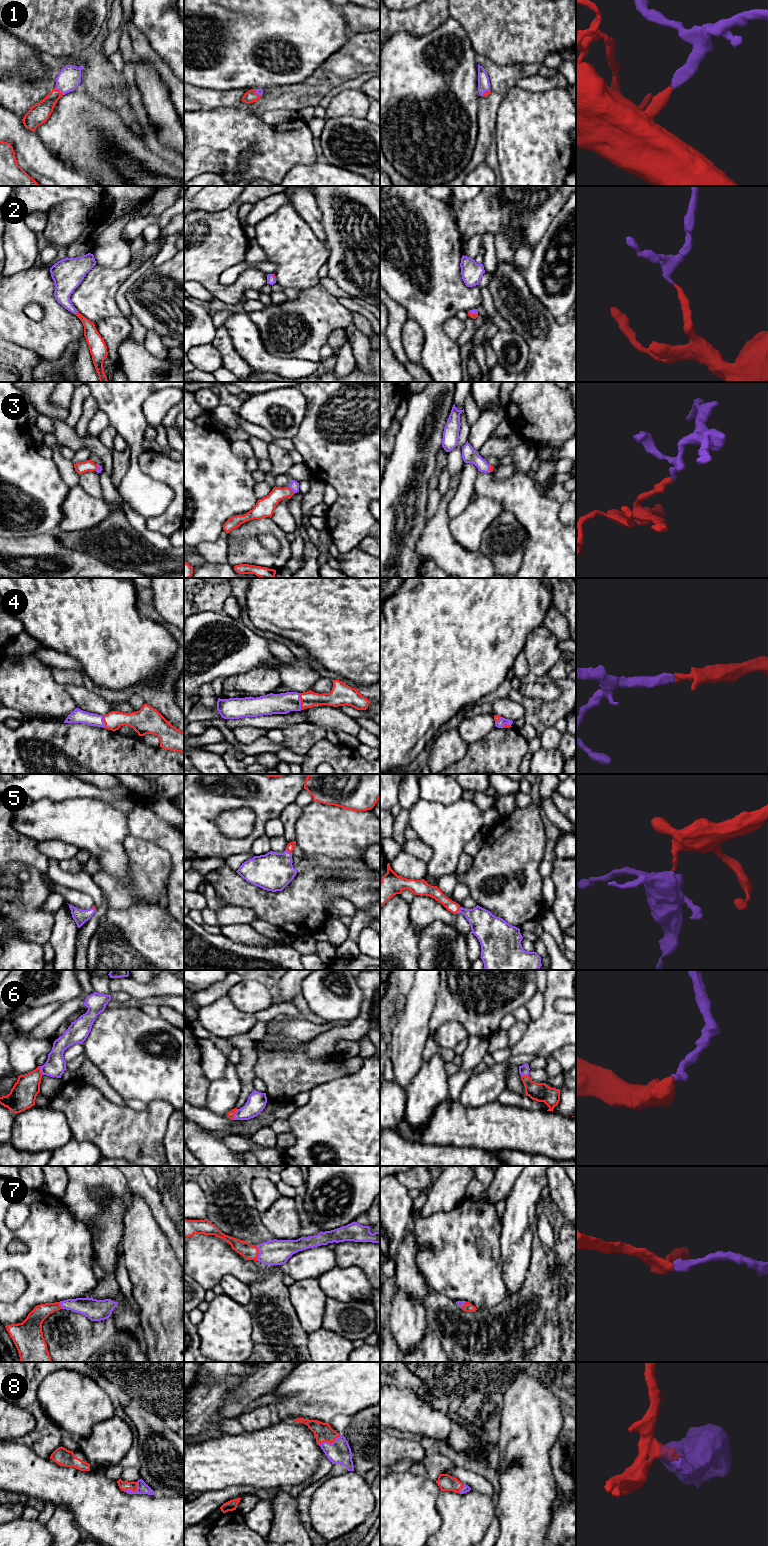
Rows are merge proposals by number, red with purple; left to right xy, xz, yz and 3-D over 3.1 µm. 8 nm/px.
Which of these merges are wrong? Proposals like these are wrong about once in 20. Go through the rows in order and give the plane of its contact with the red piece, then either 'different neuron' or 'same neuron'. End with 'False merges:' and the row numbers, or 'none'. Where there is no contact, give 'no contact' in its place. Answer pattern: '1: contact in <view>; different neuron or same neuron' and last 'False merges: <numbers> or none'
1: contact in xy; same neuron
2: contact in xy; same neuron
3: contact in xz; same neuron
4: contact in xz; same neuron
5: contact in xz; same neuron
6: contact in xz; same neuron
7: contact in xz; same neuron
8: contact in xz; same neuron
False merges: none

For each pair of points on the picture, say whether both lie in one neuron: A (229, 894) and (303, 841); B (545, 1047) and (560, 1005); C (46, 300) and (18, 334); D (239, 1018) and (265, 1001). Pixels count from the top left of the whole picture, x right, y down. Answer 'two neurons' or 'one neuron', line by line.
A: two neurons
B: two neurons
C: one neuron
D: two neurons

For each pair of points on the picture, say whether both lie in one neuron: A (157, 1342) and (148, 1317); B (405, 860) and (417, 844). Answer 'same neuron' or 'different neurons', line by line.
A: same neuron
B: different neurons

